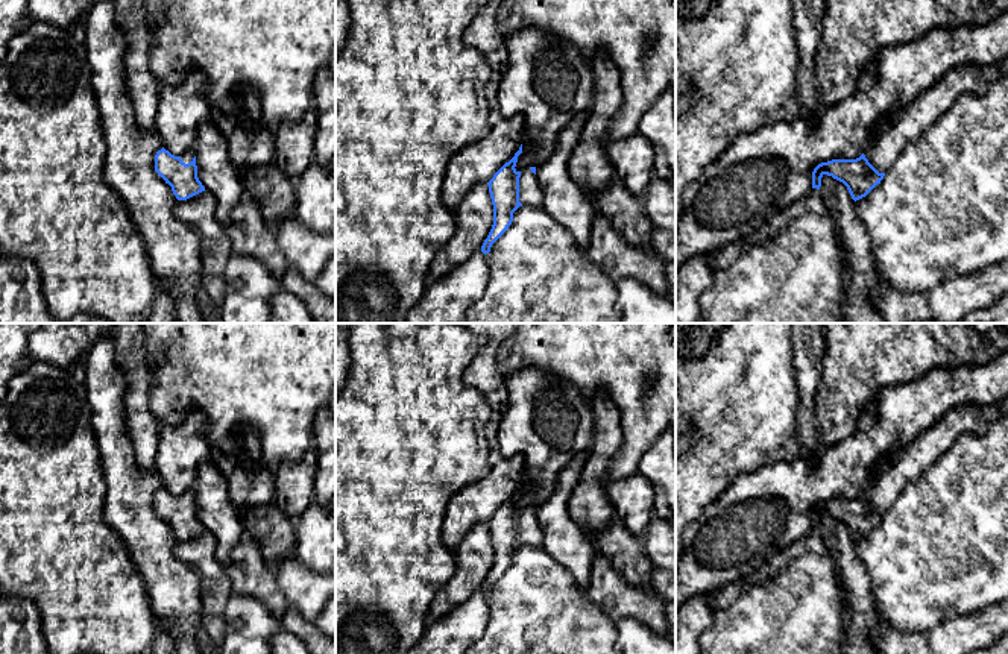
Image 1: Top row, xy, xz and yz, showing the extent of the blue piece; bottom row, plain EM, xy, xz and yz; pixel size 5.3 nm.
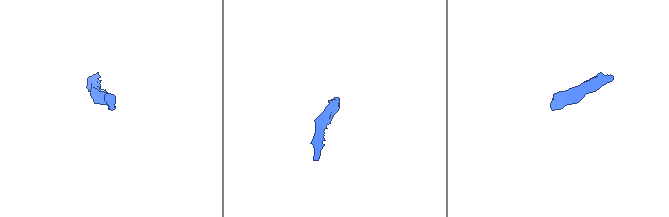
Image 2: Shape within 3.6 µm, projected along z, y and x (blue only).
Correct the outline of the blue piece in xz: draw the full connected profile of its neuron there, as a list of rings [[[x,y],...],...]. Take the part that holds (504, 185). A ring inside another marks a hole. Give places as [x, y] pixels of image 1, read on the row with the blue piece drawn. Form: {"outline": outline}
{"outline": [[[522,144],[515,156],[506,162],[487,182],[493,205],[493,225],[481,246],[486,255],[492,244],[501,238],[513,222],[513,212],[522,205],[542,205],[543,191],[536,178],[536,167],[518,171],[518,156],[522,153]]]}

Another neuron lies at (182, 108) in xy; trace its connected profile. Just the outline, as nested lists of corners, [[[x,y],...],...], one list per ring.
[[[193,70],[179,85],[161,86],[153,129],[165,150],[182,156],[194,150],[199,127],[216,115],[206,97],[205,76]]]

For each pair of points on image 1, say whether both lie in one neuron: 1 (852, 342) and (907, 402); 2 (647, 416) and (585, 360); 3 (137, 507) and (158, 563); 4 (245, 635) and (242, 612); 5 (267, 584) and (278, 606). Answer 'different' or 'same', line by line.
1: different
2: same
3: same
4: same
5: same

